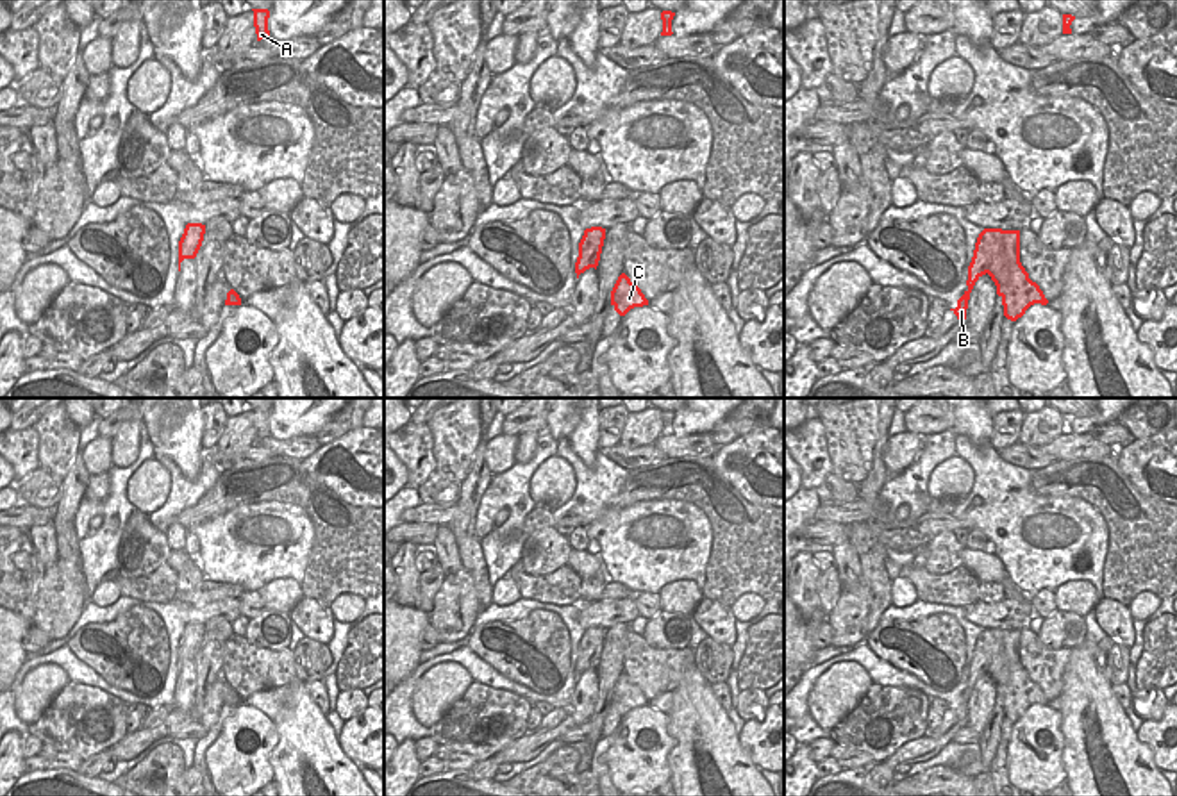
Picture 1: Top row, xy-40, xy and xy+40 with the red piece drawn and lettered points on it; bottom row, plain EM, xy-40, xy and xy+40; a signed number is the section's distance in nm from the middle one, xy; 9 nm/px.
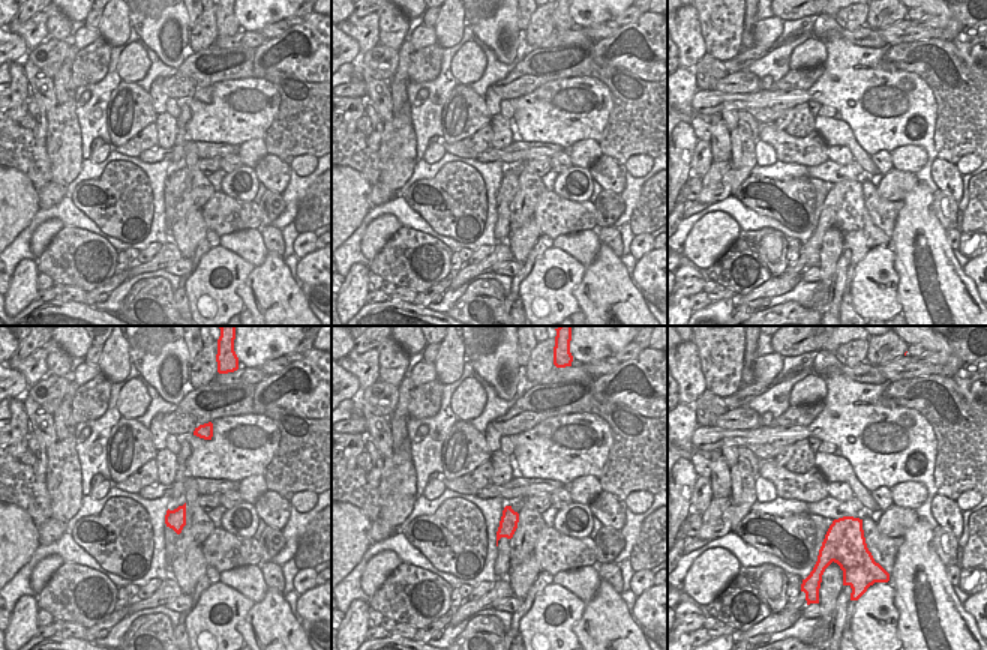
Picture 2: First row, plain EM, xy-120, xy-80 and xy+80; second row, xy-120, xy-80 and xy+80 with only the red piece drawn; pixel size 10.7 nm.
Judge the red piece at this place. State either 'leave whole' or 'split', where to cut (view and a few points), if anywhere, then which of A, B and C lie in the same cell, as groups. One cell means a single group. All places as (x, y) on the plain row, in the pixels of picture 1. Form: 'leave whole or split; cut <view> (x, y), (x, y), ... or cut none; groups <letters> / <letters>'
split; cut xy+40 (999, 629), (999, 648), (986, 671); groups A B / C

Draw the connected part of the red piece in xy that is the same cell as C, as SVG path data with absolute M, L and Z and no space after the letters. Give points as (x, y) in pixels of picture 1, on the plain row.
M622 673L611 691L611 705L620 716L625 716L634 707L648 705L641 689Z

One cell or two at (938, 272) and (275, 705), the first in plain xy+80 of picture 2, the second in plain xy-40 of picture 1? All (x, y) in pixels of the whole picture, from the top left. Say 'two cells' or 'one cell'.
two cells

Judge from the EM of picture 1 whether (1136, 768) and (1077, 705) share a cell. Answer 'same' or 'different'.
same

